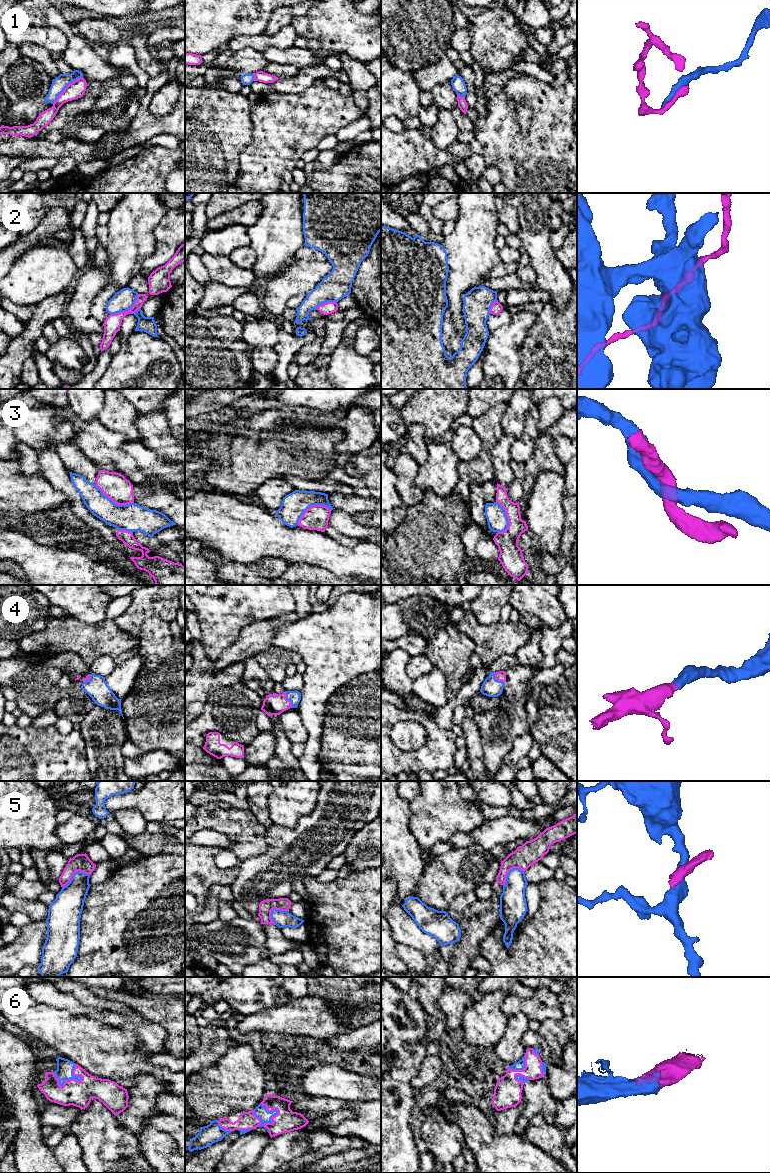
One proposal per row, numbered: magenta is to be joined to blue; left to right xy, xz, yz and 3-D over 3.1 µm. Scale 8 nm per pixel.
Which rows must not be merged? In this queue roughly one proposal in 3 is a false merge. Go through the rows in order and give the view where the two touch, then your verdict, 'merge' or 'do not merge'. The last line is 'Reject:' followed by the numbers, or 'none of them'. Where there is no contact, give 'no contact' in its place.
1: contact in xy; do not merge
2: contact in xy; do not merge
3: contact in xy; do not merge
4: contact in xz; merge
5: contact in xy; do not merge
6: contact in xz; merge
Reject: 1, 2, 3, 5

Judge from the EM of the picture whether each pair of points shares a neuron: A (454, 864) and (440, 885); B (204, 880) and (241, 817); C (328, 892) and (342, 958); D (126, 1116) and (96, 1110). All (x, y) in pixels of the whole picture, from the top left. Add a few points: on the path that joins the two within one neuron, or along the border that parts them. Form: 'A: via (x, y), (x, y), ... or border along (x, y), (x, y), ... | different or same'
A: via (454, 869), (444, 880) | same
B: via (224, 876), (227, 876), (240, 861), (241, 837) | same
C: via (336, 908), (342, 914), (342, 942) | same
D: border along (115, 1116), (132, 1132) | different

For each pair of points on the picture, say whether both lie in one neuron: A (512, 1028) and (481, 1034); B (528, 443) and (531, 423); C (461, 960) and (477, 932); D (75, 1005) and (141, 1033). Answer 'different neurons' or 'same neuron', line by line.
A: different neurons
B: same neuron
C: same neuron
D: same neuron

